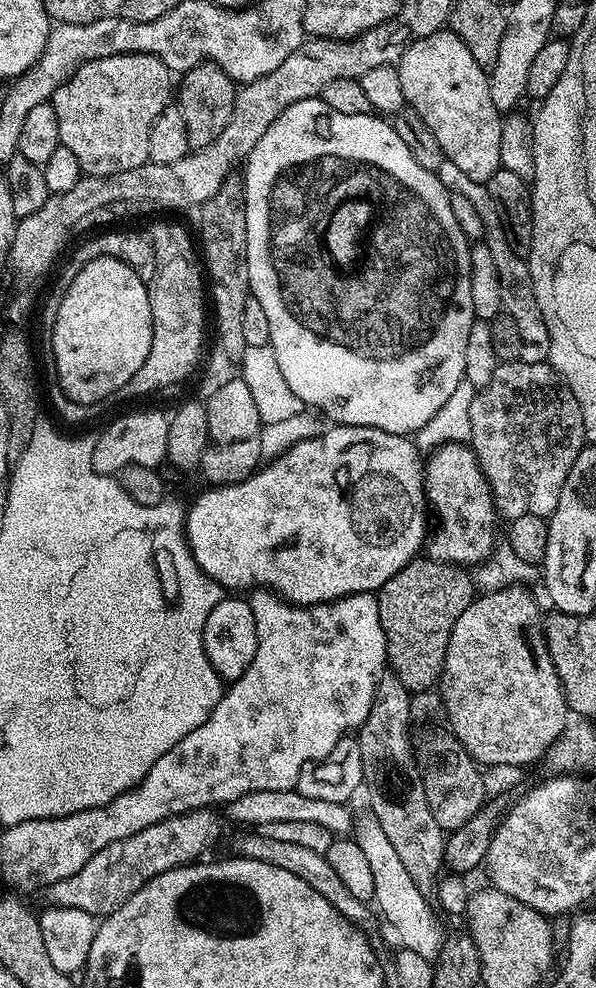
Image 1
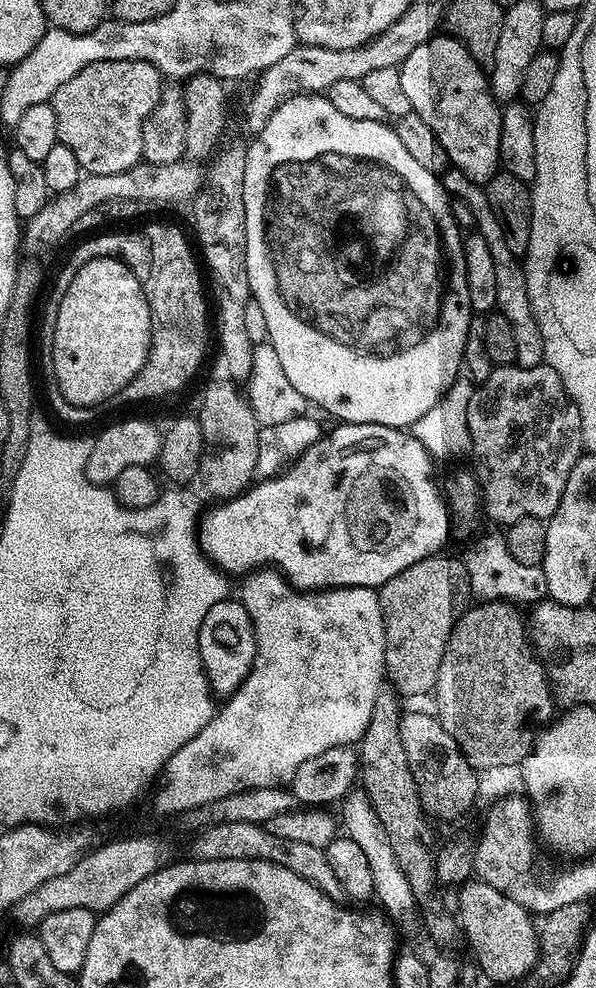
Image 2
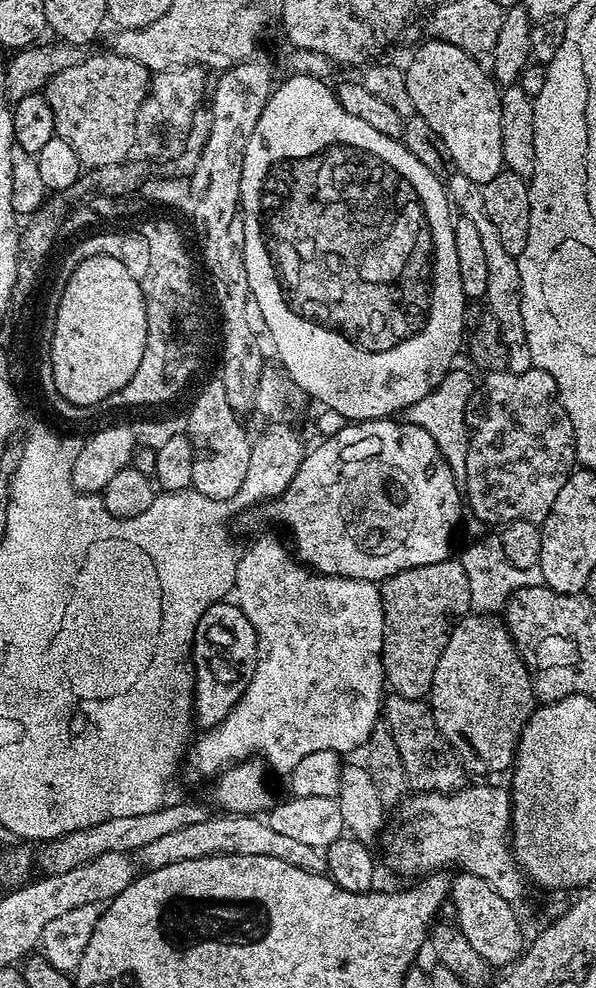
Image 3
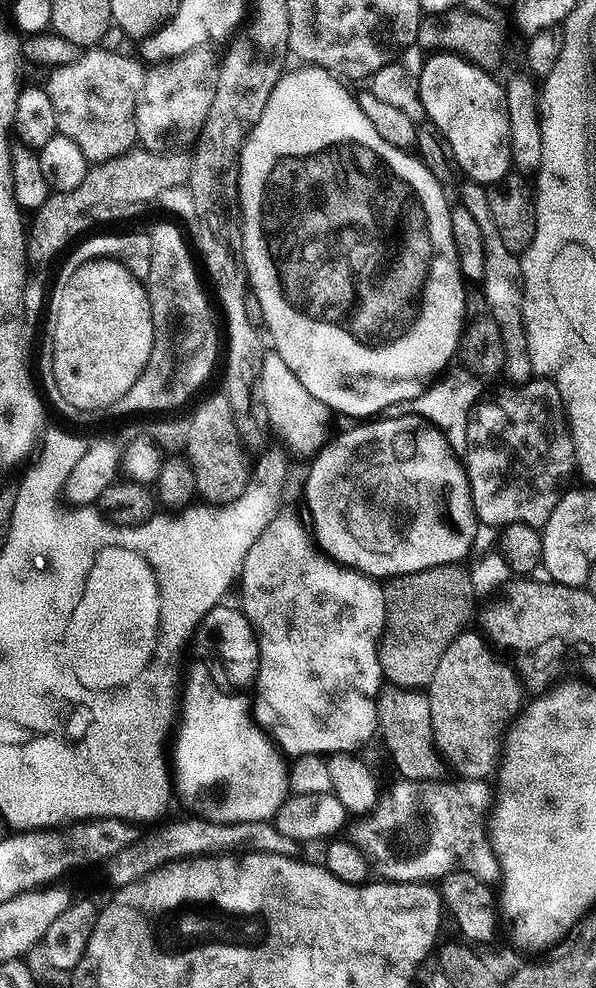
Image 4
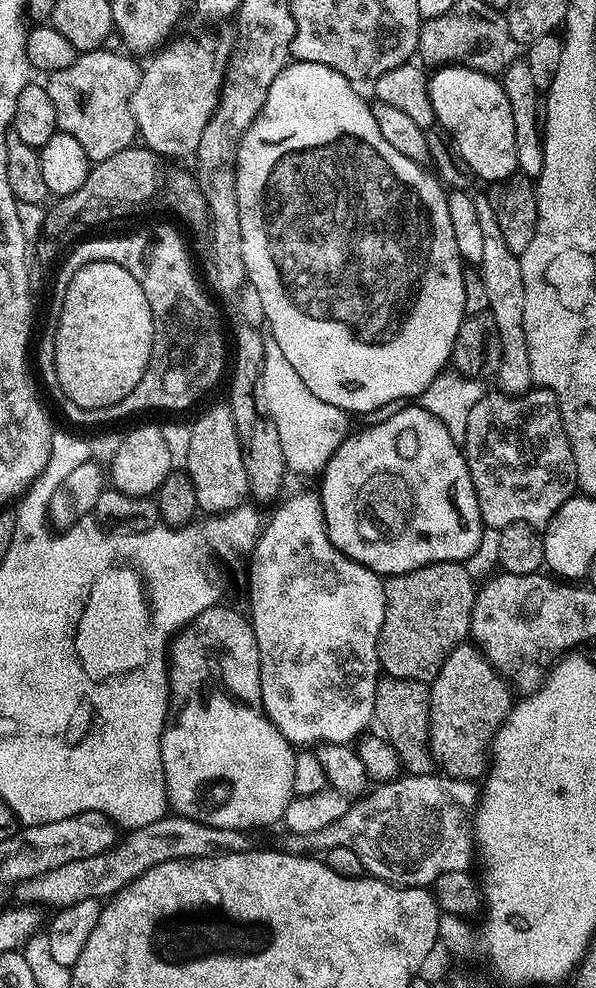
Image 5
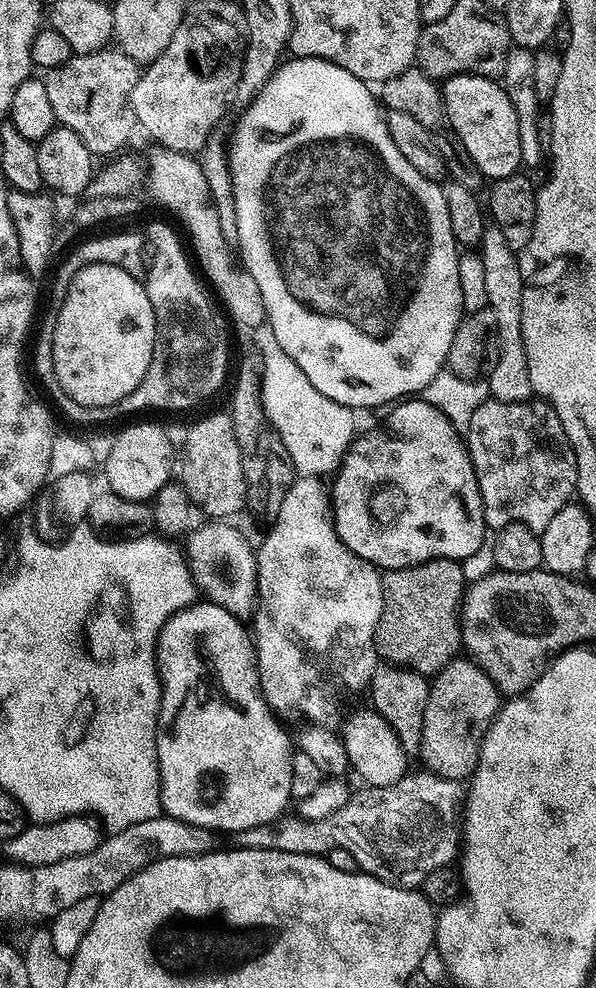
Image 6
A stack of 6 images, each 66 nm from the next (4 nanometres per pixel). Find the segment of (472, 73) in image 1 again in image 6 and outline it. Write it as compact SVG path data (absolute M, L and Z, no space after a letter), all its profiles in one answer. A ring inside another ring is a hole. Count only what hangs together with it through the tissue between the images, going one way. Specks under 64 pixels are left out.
M450 76L442 84L446 124L456 131L463 155L470 157L478 170L489 181L495 182L515 176L522 168L522 142L518 142L518 114L514 114L514 102L506 94L503 83L487 76Z

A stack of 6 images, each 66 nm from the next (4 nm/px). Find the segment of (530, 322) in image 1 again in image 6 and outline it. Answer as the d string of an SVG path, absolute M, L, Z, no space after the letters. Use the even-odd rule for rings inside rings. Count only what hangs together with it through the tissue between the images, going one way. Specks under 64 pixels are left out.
M494 226L484 229L484 236L478 245L478 253L483 261L483 273L486 278L487 307L494 310L494 318L498 318L498 342L500 353L498 362L494 362L494 370L488 377L488 395L498 402L526 402L533 399L530 386L530 366L526 366L526 350L522 338L522 274L518 253L510 250L506 238L502 238L502 230Z

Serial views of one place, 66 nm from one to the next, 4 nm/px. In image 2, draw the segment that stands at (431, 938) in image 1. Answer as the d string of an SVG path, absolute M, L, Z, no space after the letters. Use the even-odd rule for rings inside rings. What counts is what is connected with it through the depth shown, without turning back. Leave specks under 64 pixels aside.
M353 790L344 797L338 808L338 820L342 825L343 835L358 842L359 848L366 854L367 862L370 865L371 877L374 880L375 899L380 899L379 907L387 913L404 912L413 907L414 901L410 882L406 882L406 874L398 866L398 858L394 858L394 846L390 846L390 838L378 822L378 814L370 802L370 798L362 790Z

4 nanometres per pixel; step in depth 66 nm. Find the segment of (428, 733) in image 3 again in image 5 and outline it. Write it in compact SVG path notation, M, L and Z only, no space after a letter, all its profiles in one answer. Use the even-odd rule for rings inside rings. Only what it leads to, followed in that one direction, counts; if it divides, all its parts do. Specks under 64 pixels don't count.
M381 675L376 681L374 720L380 723L383 737L399 759L399 767L409 776L430 776L434 772L432 753L428 751L428 689L423 680L407 680Z

